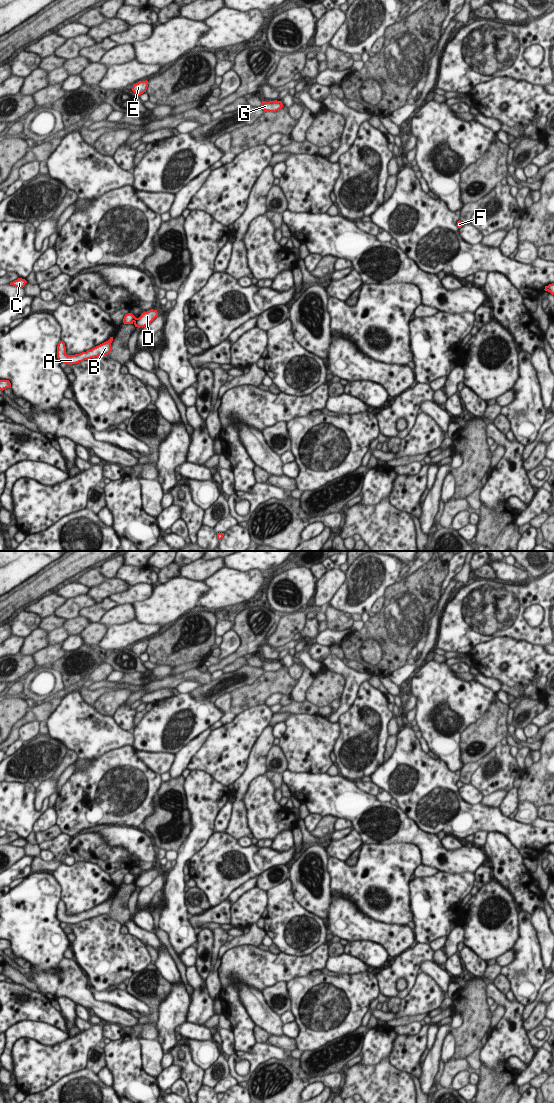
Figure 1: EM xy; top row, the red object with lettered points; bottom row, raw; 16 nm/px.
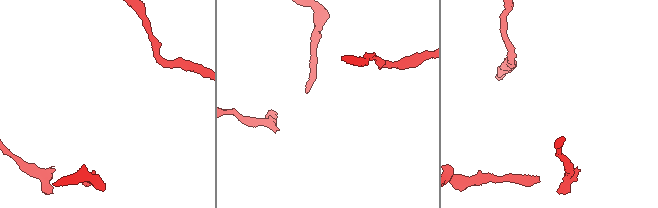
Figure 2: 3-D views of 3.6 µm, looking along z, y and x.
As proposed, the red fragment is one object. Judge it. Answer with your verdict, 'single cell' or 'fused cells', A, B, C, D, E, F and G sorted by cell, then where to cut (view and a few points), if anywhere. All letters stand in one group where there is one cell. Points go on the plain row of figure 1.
fused cells; groups A B C E F G / D; cut xy (136, 878), (133, 881)

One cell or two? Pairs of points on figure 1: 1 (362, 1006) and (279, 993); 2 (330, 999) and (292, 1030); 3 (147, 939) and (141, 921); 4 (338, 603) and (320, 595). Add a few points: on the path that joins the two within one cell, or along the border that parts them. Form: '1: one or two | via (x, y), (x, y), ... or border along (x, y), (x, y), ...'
1: two | border along (286, 983), (290, 1010)
2: two | border along (294, 1021), (298, 1027), (298, 1035), (295, 1038)
3: two | border along (131, 920), (139, 927), (151, 932)
4: two | border along (344, 580), (328, 602)

